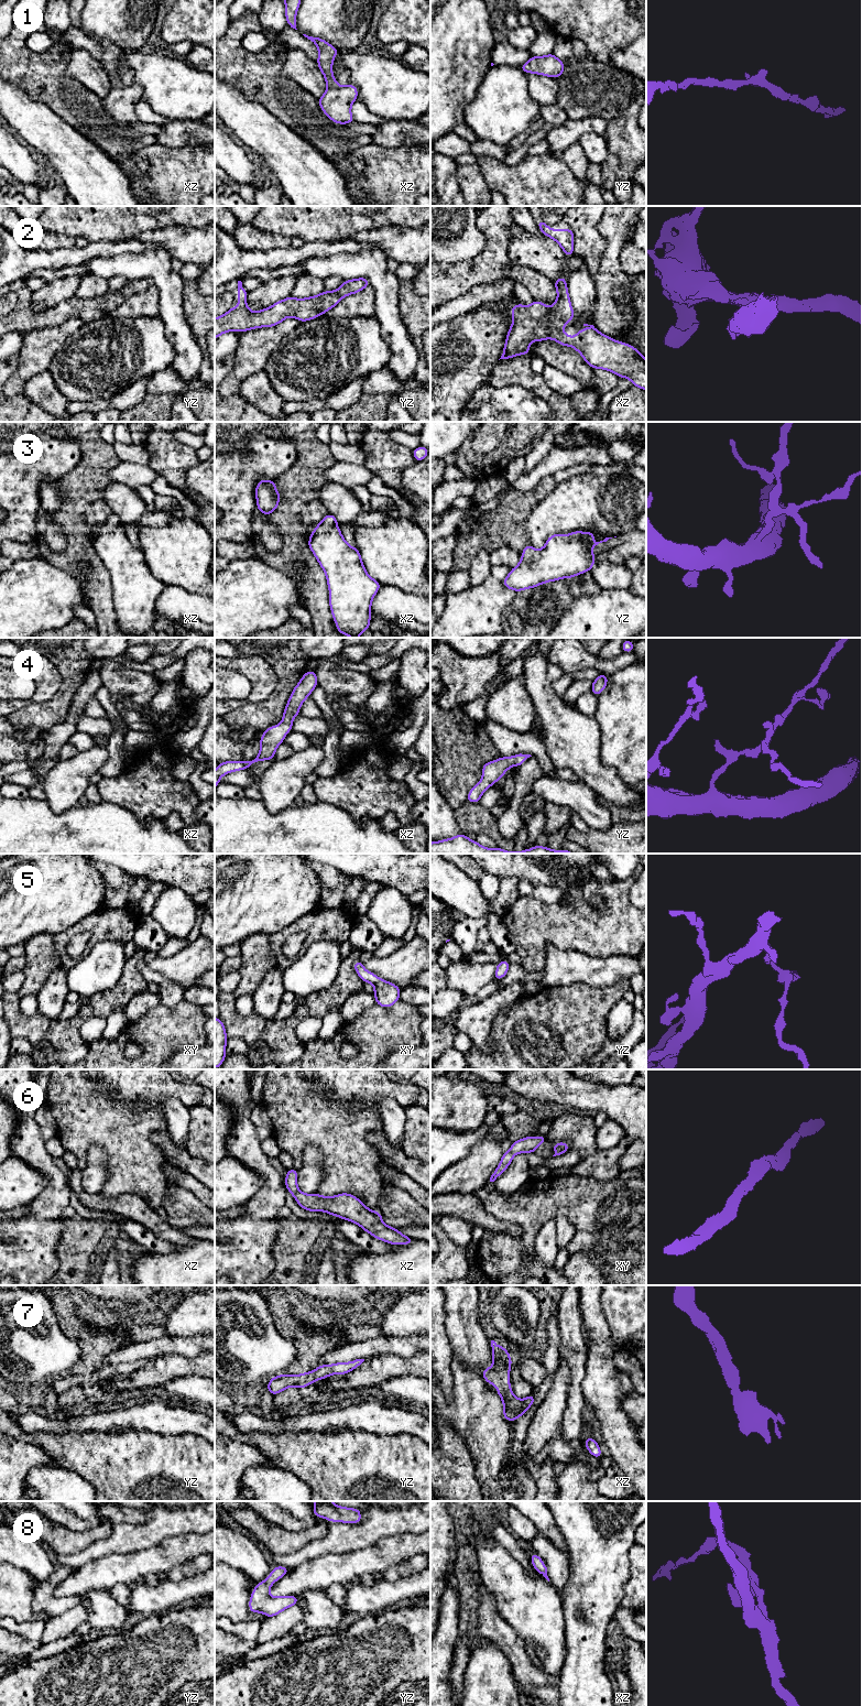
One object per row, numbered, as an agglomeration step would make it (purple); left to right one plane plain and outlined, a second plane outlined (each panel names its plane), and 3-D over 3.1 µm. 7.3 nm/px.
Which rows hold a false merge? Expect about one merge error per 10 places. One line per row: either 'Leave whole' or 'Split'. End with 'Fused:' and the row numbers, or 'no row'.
1: Leave whole
2: Leave whole
3: Leave whole
4: Leave whole
5: Leave whole
6: Leave whole
7: Leave whole
8: Leave whole
Fused: no row

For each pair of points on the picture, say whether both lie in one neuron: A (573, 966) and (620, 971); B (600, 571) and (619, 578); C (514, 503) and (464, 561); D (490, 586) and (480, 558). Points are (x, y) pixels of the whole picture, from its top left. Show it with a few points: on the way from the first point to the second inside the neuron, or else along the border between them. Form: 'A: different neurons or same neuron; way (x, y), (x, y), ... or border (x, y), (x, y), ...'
A: same neuron; way (585, 969), (608, 970)
B: same neuron; way (604, 574), (614, 576)
C: same neuron; way (500, 518), (471, 546)
D: different neurons; border (492, 566), (489, 575), (481, 583), (471, 586)

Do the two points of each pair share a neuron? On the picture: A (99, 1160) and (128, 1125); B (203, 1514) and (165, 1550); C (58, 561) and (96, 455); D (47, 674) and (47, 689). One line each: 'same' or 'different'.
A: different
B: different
C: same
D: same

